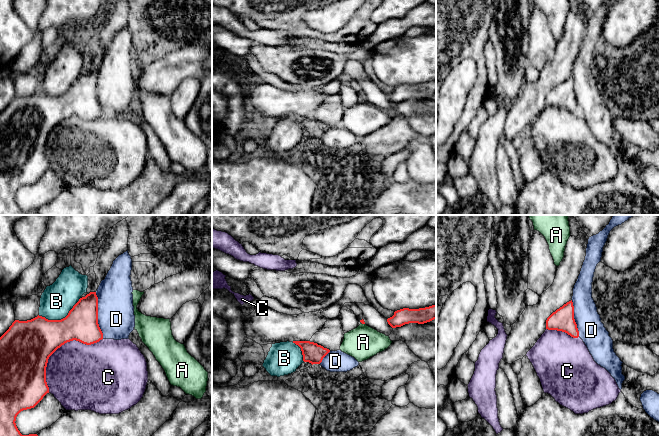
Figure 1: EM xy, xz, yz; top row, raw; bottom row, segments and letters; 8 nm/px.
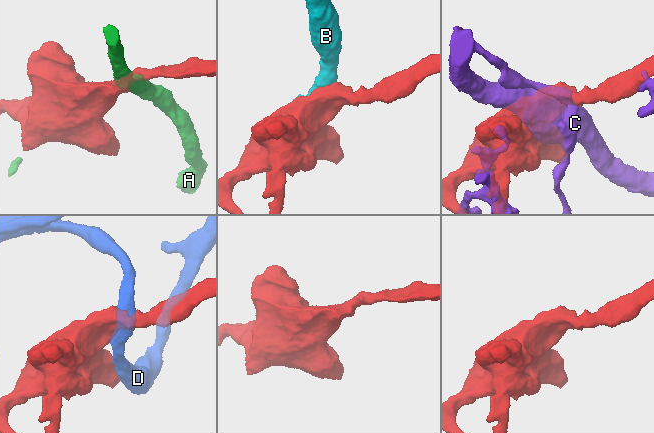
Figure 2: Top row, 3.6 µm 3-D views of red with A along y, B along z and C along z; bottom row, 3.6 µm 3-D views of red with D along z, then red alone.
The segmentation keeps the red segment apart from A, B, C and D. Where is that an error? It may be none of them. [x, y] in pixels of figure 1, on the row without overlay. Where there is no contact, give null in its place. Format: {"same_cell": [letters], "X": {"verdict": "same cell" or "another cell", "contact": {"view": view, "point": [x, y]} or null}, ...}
{"same_cell": [], "A": {"verdict": "another cell", "contact": {"view": "xz", "point": [363, 99]}}, "B": {"verdict": "another cell", "contact": {"view": "xy", "point": [61, 95]}}, "C": {"verdict": "another cell", "contact": {"view": "xy", "point": [58, 123]}}, "D": {"verdict": "another cell", "contact": {"view": "xy", "point": [97, 91]}}}

